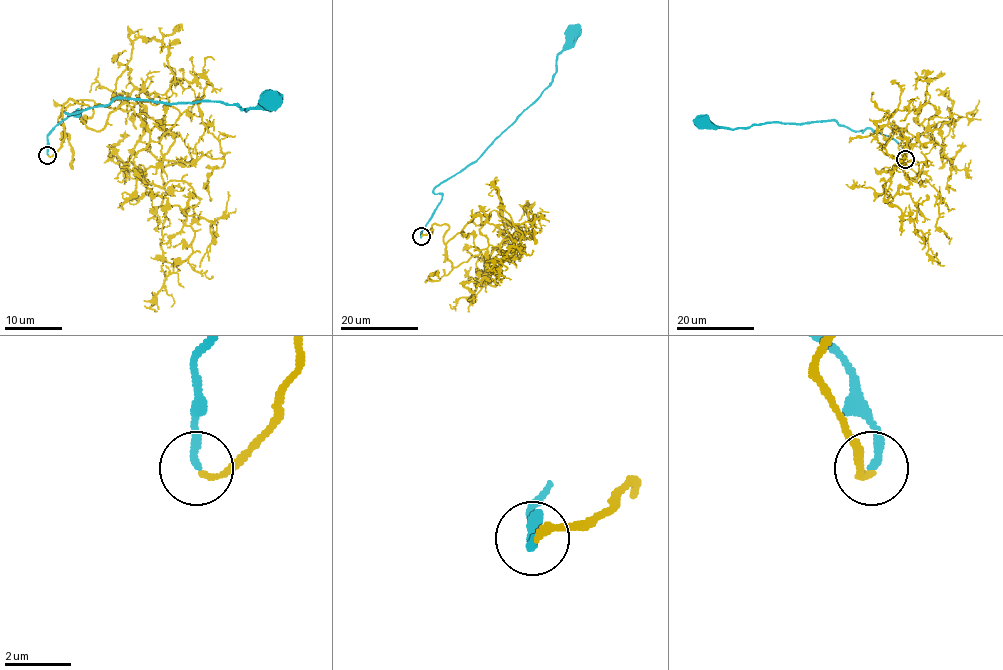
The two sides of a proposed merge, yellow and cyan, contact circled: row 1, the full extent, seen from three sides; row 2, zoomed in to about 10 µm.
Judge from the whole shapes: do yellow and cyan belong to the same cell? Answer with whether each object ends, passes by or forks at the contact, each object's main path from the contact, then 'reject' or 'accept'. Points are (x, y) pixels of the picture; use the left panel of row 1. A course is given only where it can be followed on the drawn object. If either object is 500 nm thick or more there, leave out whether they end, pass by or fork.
yellow ends; cyan ends; course yellow (48, 156), (73, 99), (100, 130), (125, 103), (143, 120), (146, 183), (217, 159), (199, 102), (214, 59); course cyan (48, 154), (48, 136), (78, 110), (66, 113), (115, 99), (222, 102), (246, 110), (273, 102); accept

